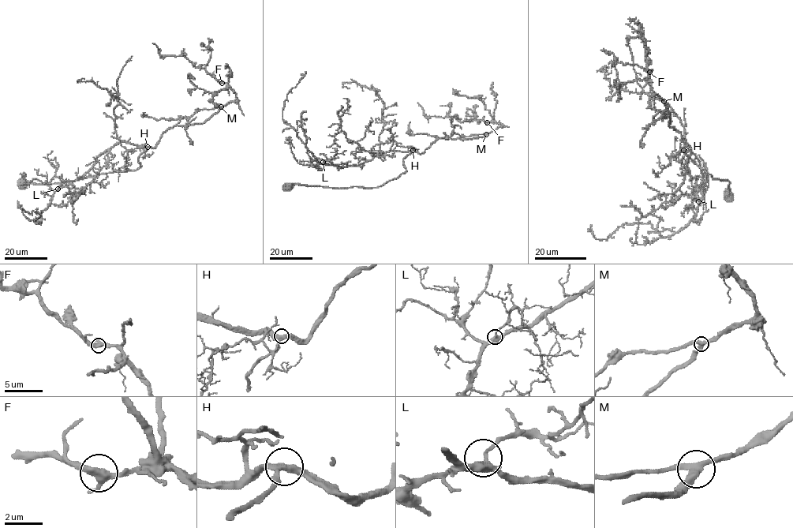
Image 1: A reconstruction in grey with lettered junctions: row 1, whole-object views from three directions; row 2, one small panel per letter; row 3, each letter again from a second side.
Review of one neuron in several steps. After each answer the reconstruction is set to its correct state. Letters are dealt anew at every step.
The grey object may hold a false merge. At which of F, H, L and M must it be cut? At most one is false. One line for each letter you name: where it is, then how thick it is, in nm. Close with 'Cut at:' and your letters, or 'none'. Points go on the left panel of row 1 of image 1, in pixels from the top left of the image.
Cut at: none

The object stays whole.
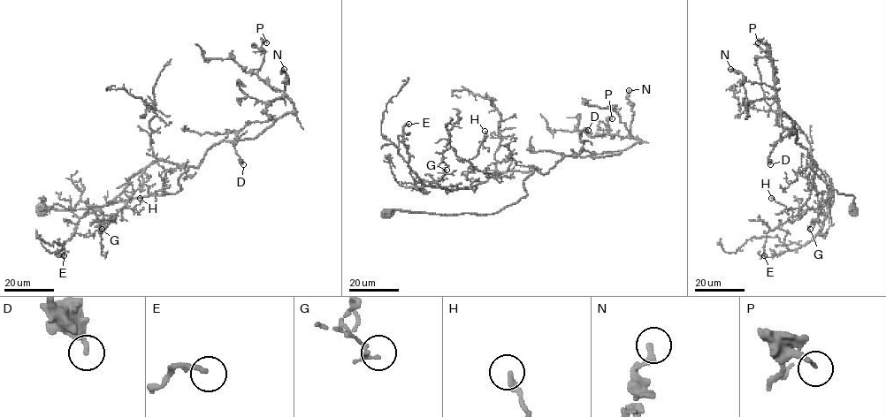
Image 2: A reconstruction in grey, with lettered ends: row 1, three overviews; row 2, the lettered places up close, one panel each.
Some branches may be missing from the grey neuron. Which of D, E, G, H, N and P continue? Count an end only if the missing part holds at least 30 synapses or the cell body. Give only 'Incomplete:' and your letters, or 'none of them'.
Incomplete: E

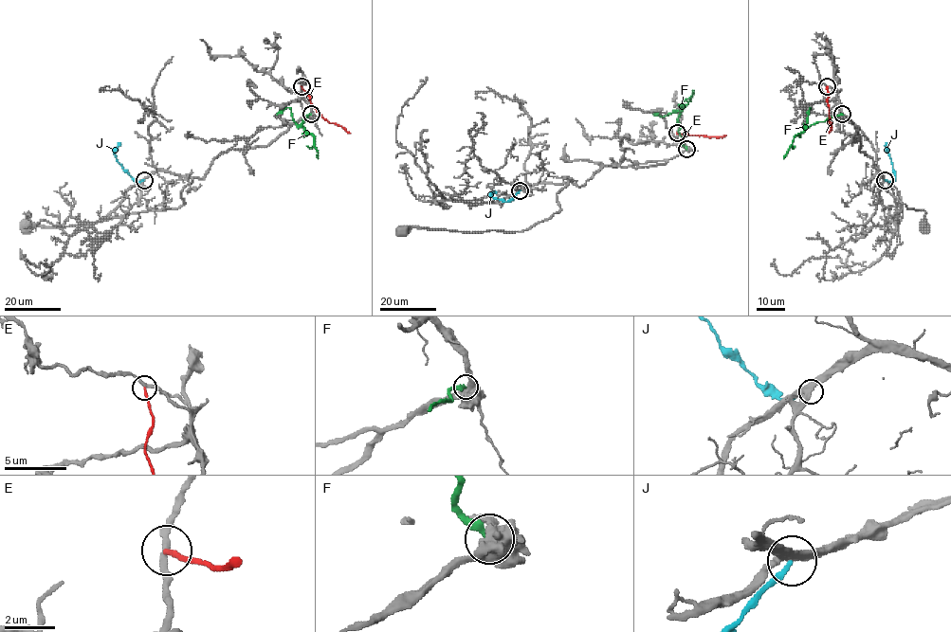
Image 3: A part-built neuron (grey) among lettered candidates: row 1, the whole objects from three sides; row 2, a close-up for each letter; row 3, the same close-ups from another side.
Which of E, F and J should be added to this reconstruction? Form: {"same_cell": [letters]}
{"same_cell": []}

